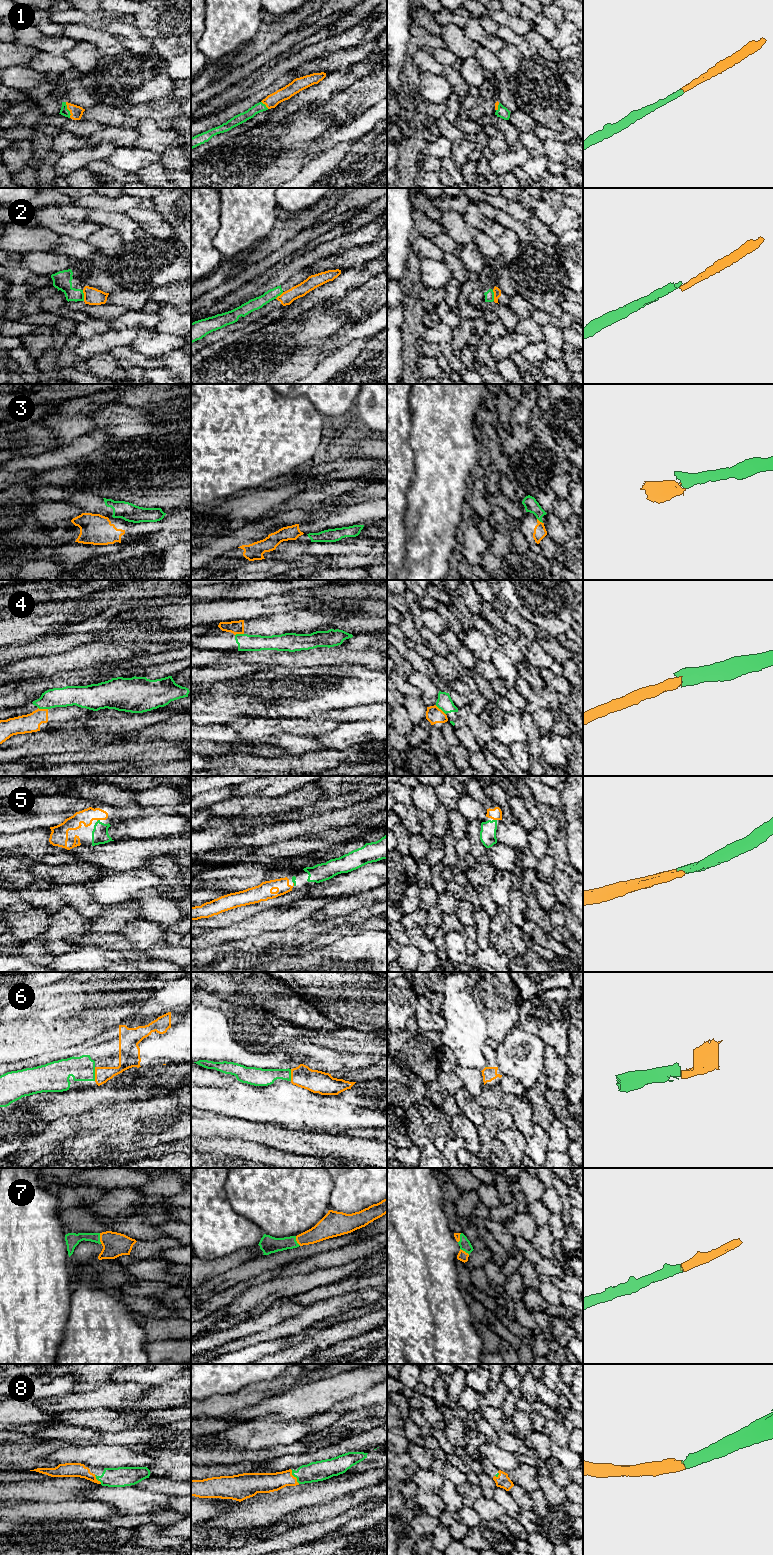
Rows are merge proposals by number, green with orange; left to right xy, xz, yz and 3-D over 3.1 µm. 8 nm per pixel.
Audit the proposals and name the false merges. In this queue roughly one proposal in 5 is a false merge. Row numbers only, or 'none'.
2, 3, 4

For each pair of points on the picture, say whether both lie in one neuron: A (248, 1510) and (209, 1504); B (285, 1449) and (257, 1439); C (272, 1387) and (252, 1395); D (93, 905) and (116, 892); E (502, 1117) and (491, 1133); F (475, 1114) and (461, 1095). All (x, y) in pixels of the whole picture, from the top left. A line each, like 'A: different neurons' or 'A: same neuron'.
A: different neurons
B: different neurons
C: same neuron
D: different neurons
E: same neuron
F: same neuron

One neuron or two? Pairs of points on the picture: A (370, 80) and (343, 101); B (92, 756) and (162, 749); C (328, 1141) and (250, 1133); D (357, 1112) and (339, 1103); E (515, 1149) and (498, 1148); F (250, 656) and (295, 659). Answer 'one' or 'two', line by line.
A: one
B: one
C: one
D: one
E: two
F: one

